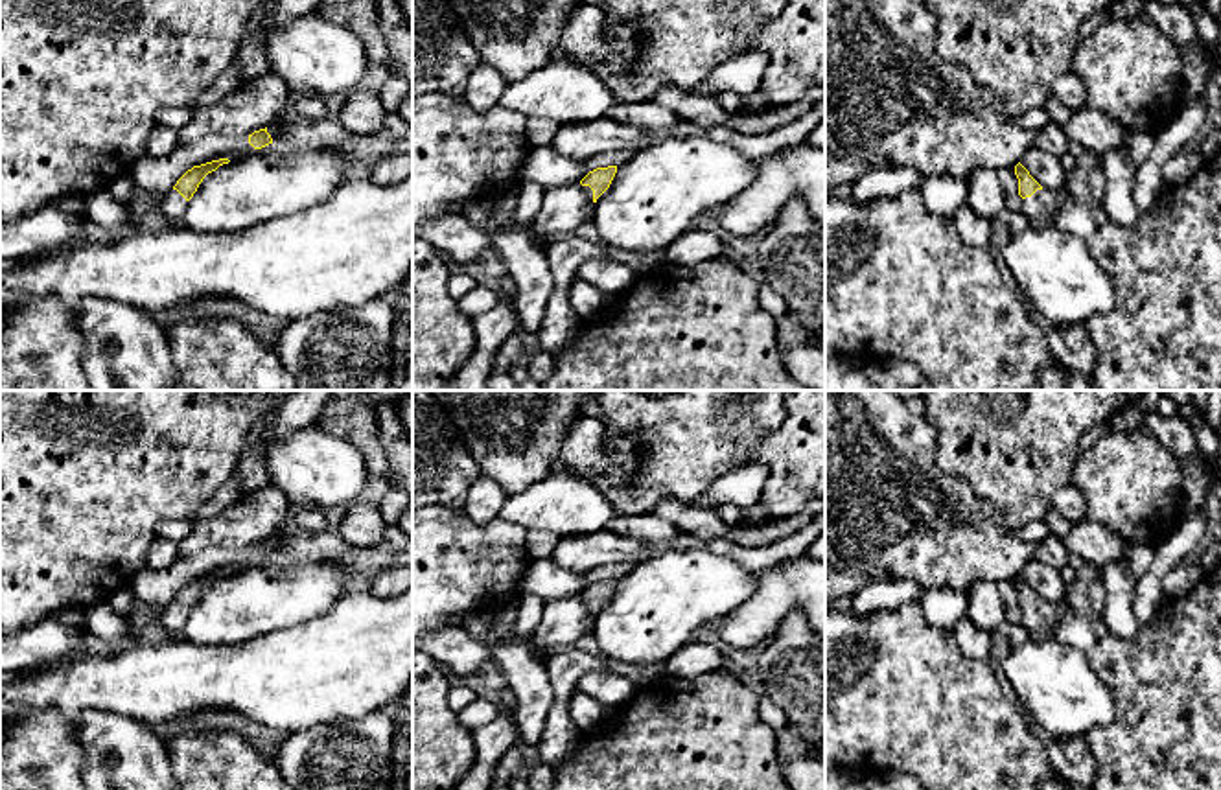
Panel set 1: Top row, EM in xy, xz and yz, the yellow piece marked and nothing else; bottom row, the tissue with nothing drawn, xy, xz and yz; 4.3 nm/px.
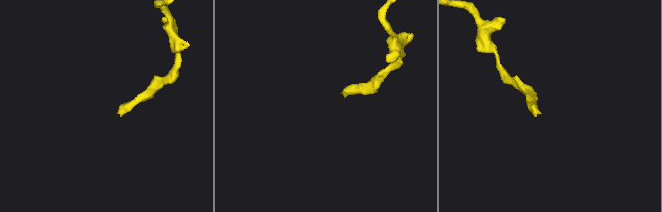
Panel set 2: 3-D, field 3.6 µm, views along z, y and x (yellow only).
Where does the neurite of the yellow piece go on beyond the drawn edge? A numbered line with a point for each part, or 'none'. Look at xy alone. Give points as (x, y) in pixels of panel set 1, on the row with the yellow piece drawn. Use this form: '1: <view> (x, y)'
1: xy (174, 205)

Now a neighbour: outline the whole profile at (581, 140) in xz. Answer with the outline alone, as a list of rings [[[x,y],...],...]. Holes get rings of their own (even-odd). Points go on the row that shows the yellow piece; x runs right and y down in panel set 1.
[[[604,116],[599,122],[575,122],[562,125],[551,149],[571,160],[587,160],[600,153],[634,151],[650,145],[657,134]]]

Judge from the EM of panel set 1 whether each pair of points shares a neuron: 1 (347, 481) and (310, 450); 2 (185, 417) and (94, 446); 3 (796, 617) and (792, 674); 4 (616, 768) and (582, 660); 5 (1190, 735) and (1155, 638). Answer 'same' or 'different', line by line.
1: same
2: same
3: same
4: different
5: same

